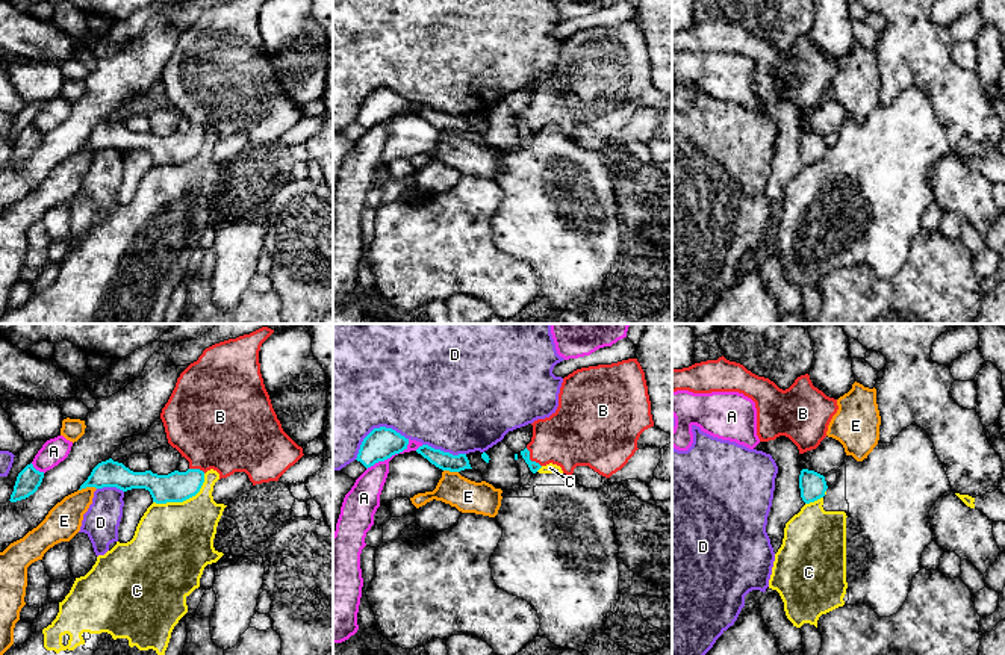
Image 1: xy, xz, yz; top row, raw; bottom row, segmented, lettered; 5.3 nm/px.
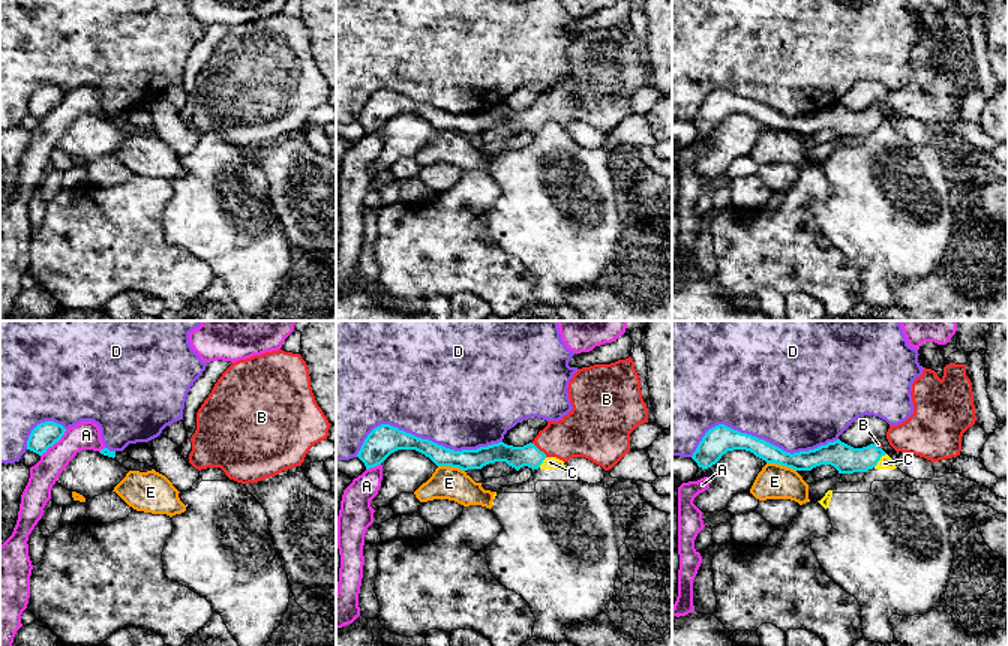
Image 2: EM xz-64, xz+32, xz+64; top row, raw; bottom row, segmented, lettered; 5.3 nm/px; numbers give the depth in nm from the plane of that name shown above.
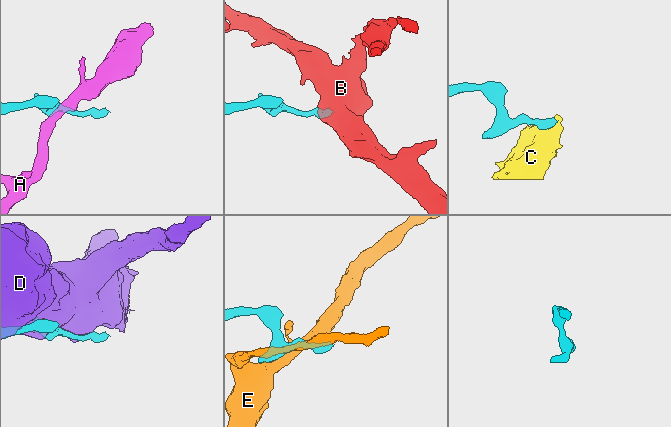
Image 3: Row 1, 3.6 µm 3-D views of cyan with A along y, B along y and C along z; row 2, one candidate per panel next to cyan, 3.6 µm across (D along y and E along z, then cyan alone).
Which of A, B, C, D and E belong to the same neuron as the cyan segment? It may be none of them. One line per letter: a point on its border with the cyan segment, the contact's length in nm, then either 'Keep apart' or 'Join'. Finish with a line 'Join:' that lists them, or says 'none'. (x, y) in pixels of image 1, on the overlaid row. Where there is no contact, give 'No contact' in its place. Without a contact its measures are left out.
A: Touches cyan at xz (389, 457). Shared border 280 nm. Keep apart
B: Touches cyan at xz (528, 459). Shared border 130 nm. Join
C: Touches cyan at xy (183, 499). Shared border 320 nm. Keep apart
D: Touches cyan at xz (376, 428). Shared border 300 nm. Keep apart
E: Touches cyan at xy (87, 486). Shared border 100 nm. Keep apart
Join: B

